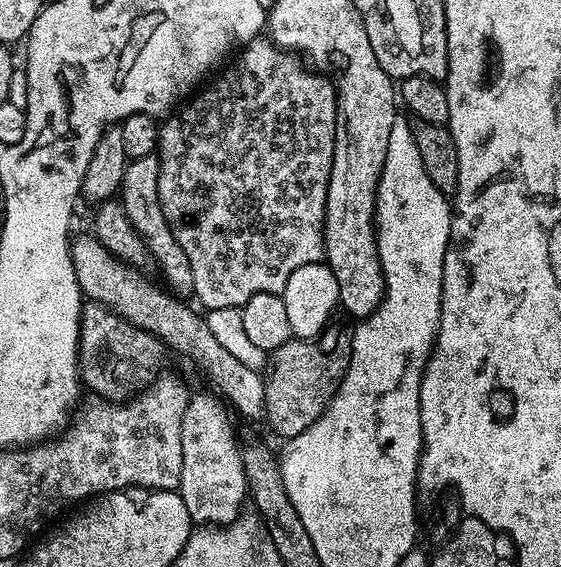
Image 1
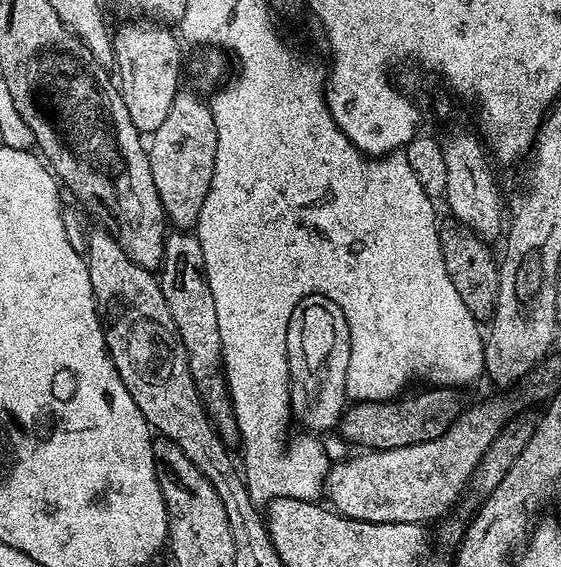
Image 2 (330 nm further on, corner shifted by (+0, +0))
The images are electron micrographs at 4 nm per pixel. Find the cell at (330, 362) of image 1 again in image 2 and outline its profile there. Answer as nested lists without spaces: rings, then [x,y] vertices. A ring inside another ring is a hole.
[[[428,386],[423,390],[425,392],[420,392],[417,396],[364,398],[359,402],[349,403],[344,409],[343,416],[340,417],[338,433],[340,432],[342,439],[357,444],[357,449],[378,451],[441,438],[446,434],[447,428],[459,418],[462,411],[461,393],[454,388],[435,386]]]

